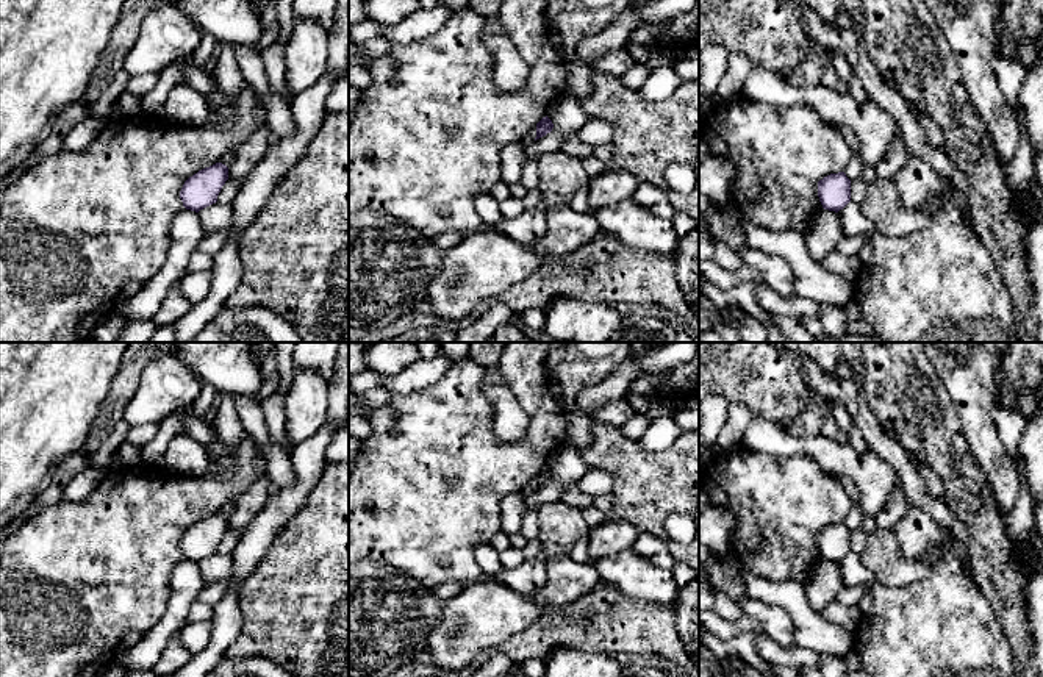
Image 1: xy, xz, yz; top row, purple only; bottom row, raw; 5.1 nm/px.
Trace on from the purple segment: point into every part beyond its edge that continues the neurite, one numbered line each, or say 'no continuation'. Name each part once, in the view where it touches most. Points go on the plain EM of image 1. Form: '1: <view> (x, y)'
no continuation

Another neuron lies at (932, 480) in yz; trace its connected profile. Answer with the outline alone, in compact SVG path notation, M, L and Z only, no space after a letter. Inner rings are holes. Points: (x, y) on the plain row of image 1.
M924 460L919 467L921 475L927 485L929 496L943 497L944 485L941 478L934 472L932 466Z

